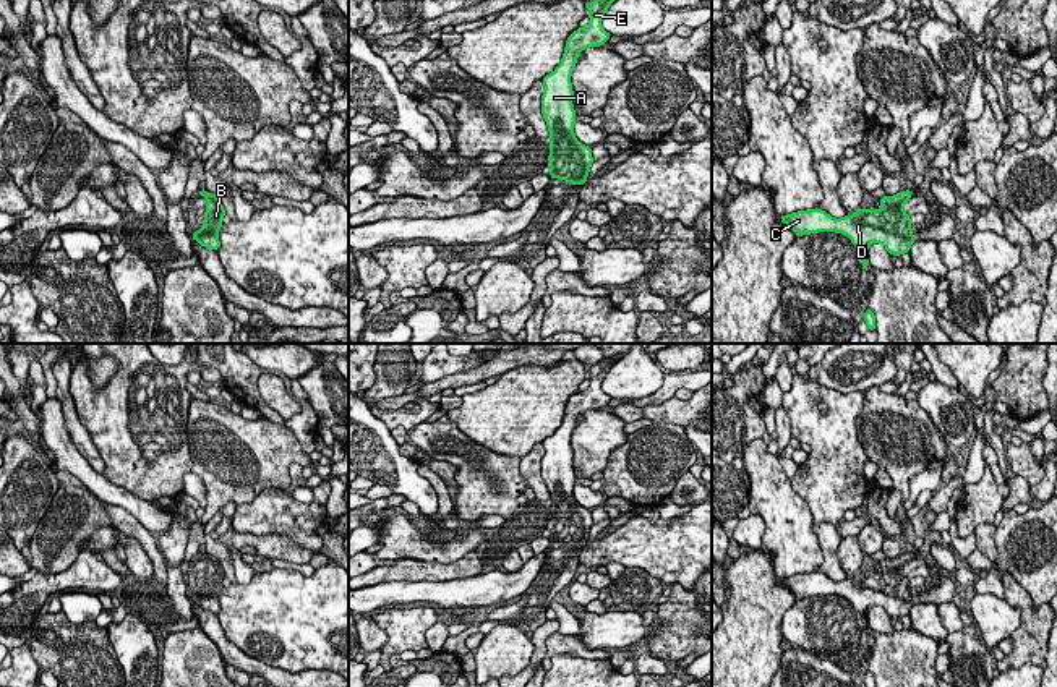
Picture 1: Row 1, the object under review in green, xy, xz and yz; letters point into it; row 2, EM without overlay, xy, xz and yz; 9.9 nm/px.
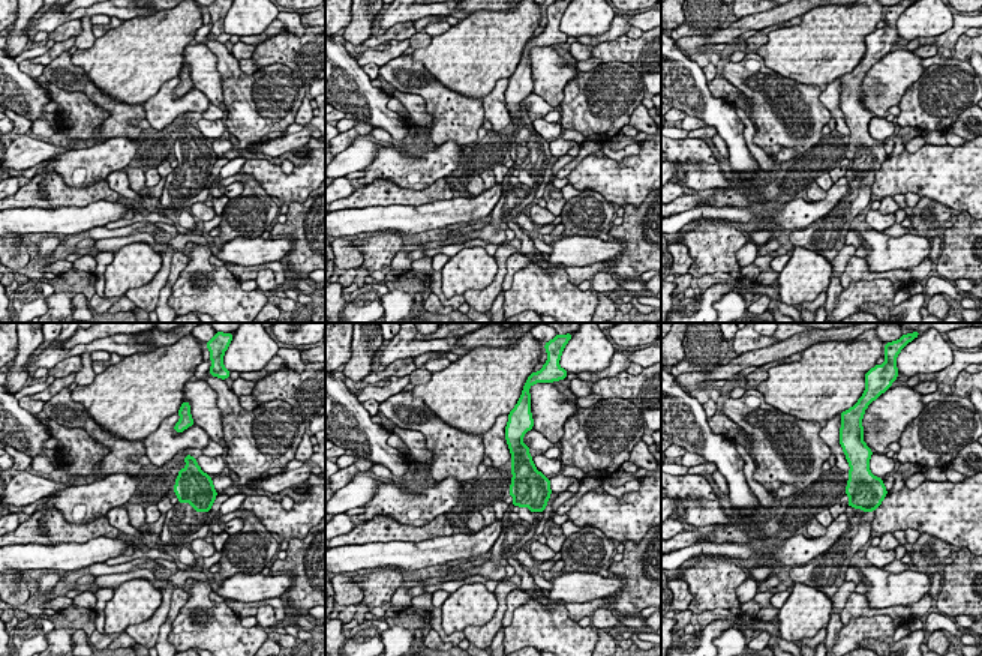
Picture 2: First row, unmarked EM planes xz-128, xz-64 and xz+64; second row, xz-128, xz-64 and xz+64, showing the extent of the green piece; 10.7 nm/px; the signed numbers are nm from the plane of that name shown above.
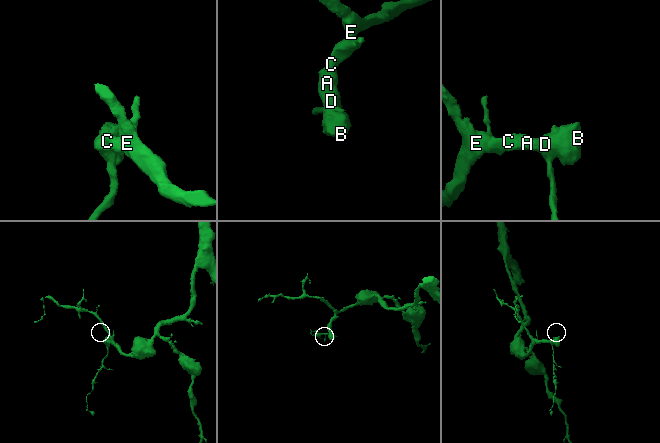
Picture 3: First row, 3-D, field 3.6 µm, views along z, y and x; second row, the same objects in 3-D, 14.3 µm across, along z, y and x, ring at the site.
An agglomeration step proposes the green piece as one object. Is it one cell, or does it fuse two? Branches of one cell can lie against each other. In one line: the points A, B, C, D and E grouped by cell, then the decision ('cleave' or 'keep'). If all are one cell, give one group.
A B C D E; keep

